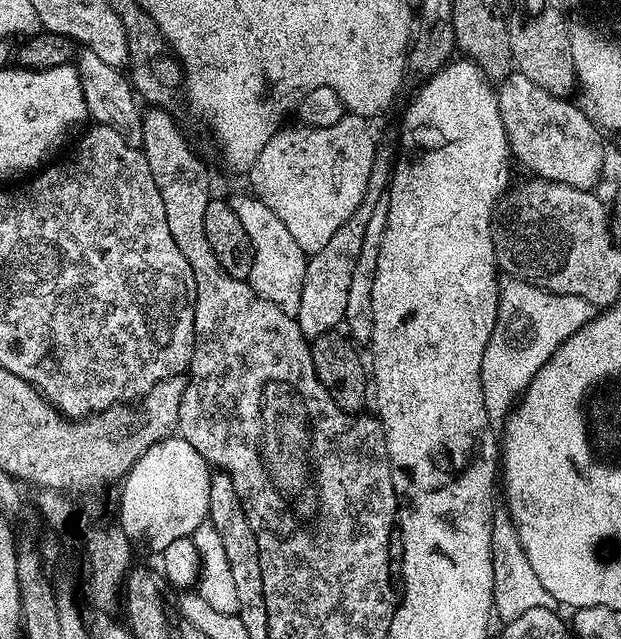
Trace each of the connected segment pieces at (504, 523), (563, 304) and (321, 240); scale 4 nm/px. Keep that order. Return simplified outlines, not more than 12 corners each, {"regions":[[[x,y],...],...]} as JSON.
{"regions":[[[507,507],[493,511],[492,606],[507,622],[553,607]],[[505,279],[482,402],[507,420],[548,359],[598,314]],[[369,121],[281,127],[250,169],[306,254],[364,201]]]}

